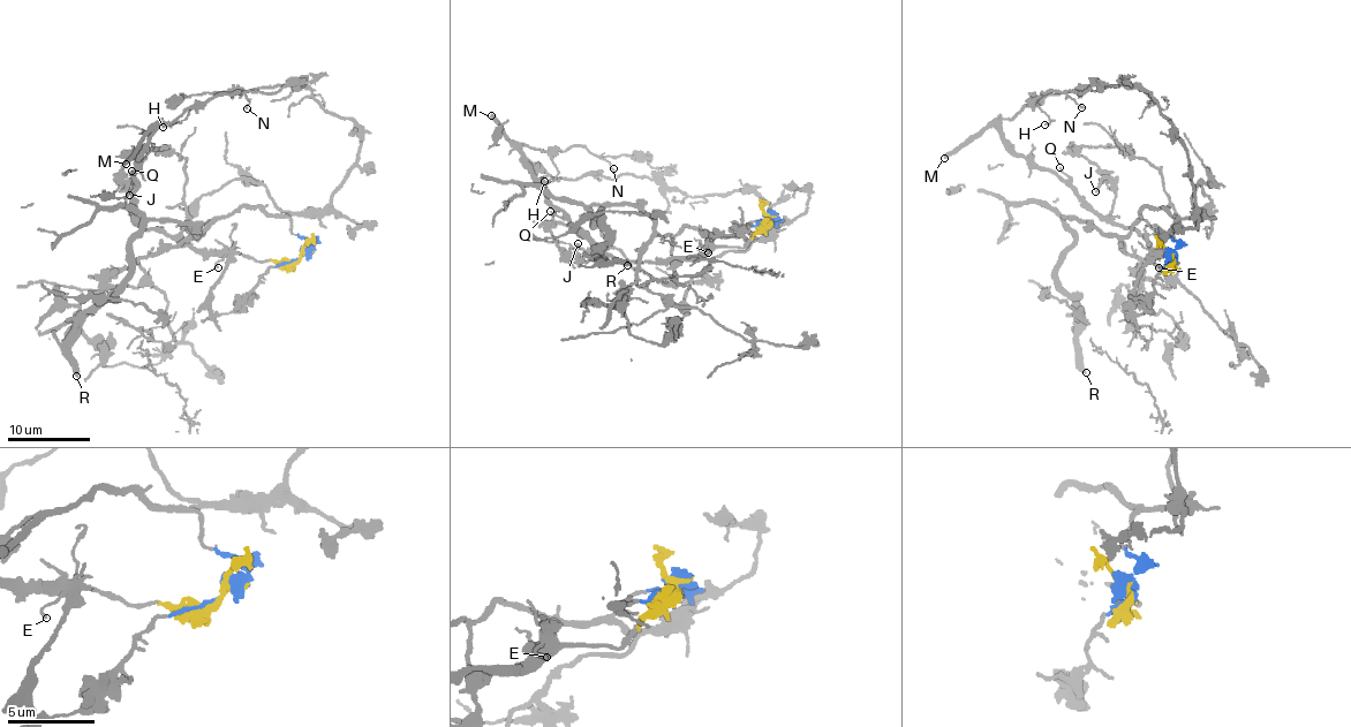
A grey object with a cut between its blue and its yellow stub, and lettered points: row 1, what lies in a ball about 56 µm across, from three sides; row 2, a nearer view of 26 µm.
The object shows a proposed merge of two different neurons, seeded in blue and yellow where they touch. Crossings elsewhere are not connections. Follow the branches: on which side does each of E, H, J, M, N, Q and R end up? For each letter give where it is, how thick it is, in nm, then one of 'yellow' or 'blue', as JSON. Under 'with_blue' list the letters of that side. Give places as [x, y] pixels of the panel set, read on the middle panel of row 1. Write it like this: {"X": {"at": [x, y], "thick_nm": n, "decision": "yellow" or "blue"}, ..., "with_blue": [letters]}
{"E": {"at": [708, 252], "thick_nm": 160, "decision": "yellow"}, "H": {"at": [544, 181], "thick_nm": 120, "decision": "yellow"}, "J": {"at": [578, 243], "thick_nm": 220, "decision": "yellow"}, "M": {"at": [491, 115], "thick_nm": 340, "decision": "yellow"}, "N": {"at": [613, 168], "thick_nm": 130, "decision": "yellow"}, "Q": {"at": [550, 211], "thick_nm": 130, "decision": "yellow"}, "R": {"at": [627, 265], "thick_nm": 400, "decision": "blue"}, "with_blue": ["R"]}

